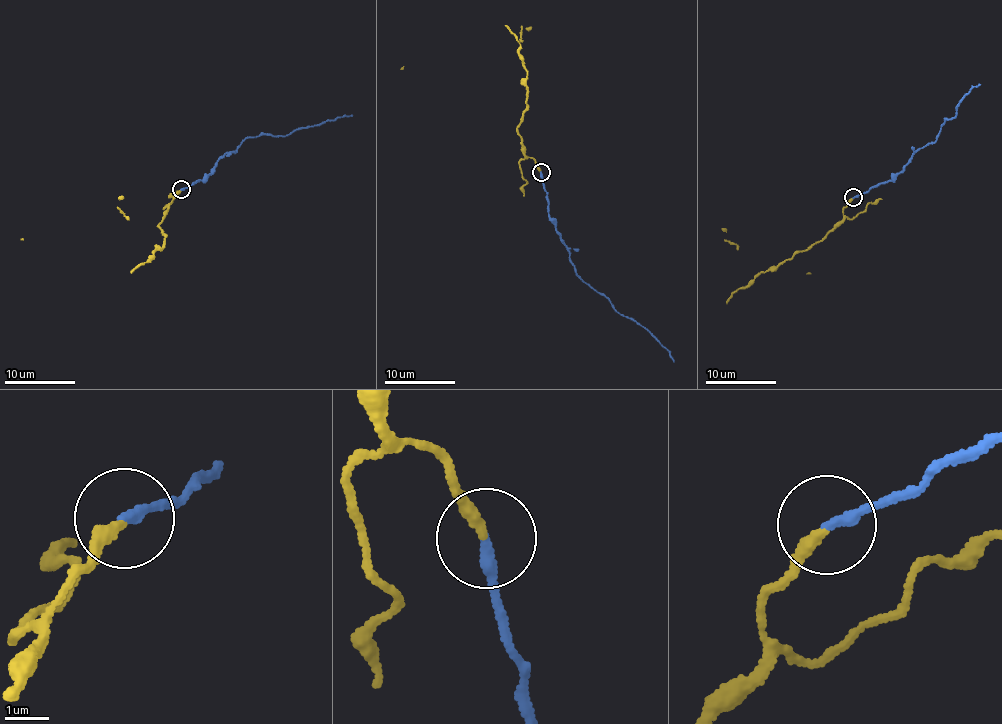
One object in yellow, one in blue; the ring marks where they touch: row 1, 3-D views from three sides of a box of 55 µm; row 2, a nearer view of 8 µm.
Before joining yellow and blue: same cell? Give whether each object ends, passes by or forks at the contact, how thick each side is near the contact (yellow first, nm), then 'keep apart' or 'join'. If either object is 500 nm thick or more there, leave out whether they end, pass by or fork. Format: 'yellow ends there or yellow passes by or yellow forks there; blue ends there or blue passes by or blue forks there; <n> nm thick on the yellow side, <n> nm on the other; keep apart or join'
yellow ends there; blue ends there; 280 nm thick on the yellow side, 240 nm on the other; keep apart

